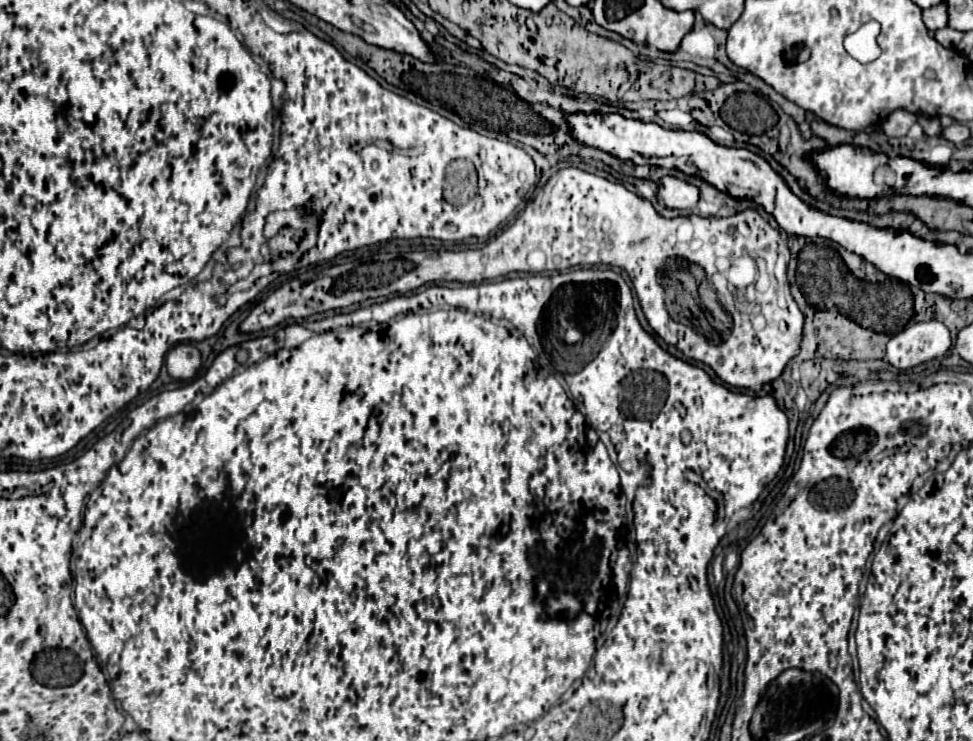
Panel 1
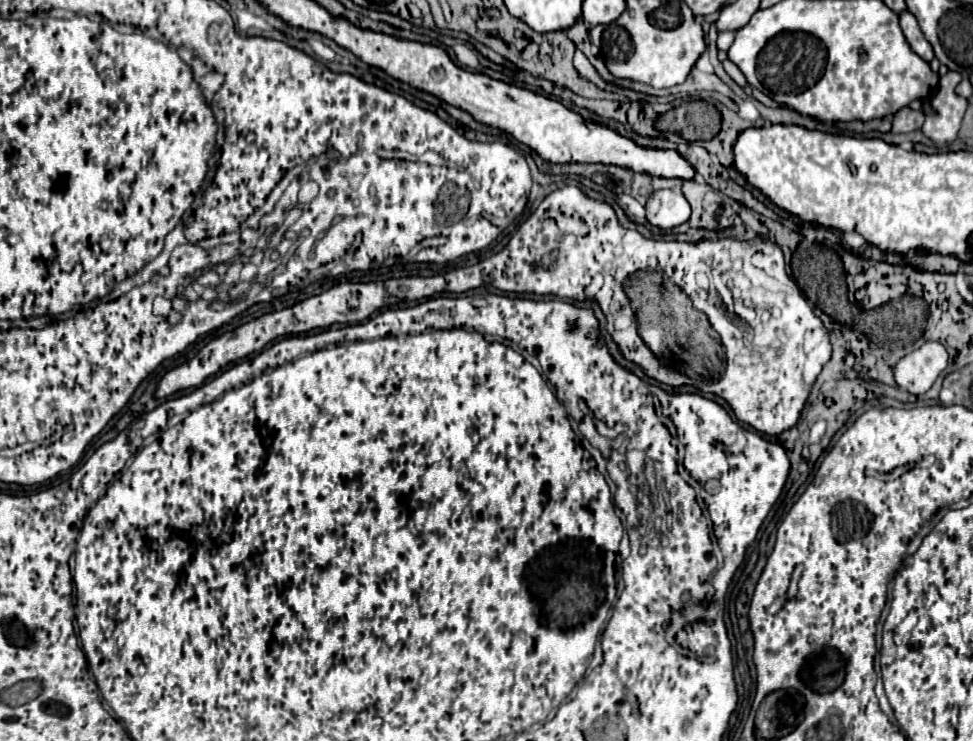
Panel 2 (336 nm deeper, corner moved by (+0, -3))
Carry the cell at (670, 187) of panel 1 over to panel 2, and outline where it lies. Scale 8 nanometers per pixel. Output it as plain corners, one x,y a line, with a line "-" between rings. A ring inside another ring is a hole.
660,189
648,197
646,219
660,229
672,229
690,219
690,205
682,191

